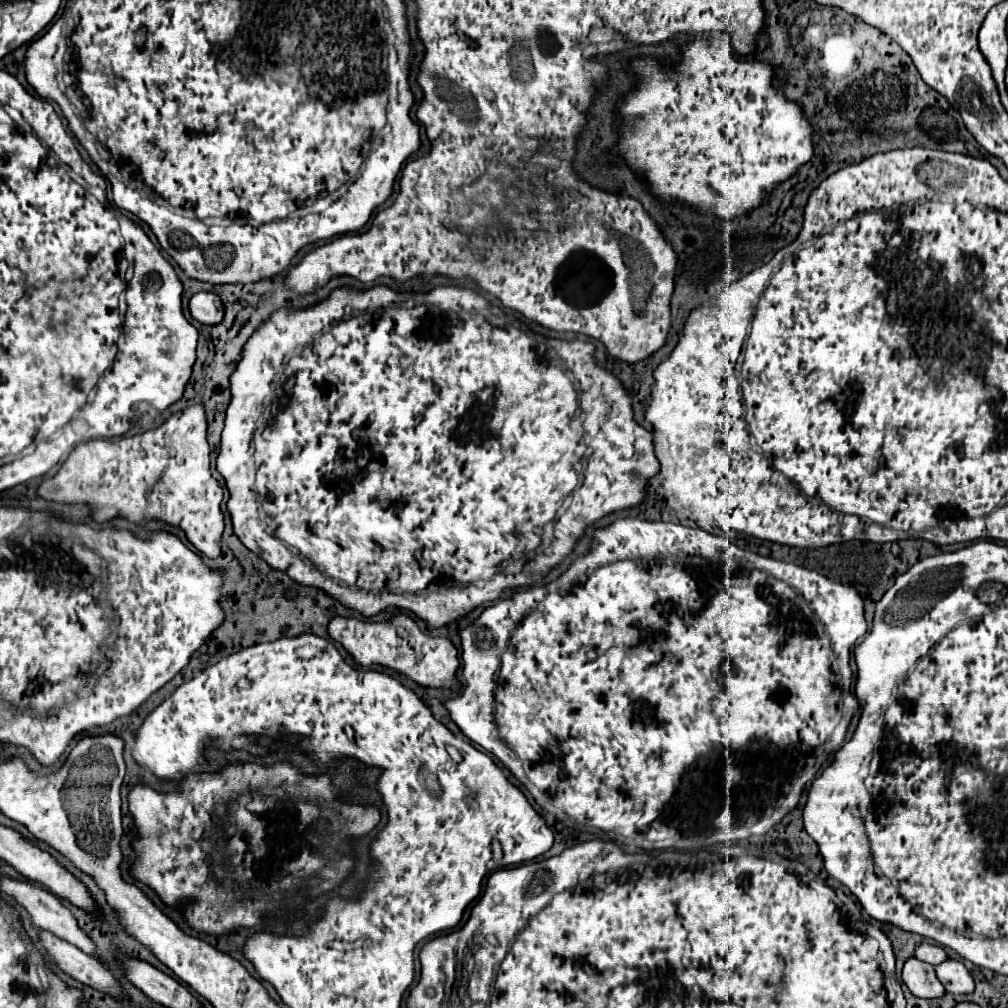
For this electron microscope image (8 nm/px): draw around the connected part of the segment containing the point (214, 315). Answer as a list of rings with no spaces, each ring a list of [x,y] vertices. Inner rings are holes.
[[[196,293],[190,299],[190,313],[200,323],[218,325],[218,321],[224,317],[224,305],[216,293]]]

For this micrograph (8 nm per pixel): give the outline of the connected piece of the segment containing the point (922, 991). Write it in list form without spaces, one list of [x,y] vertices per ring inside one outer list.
[[[916,957],[904,963],[902,981],[910,989],[910,993],[920,999],[938,999],[946,993],[944,985],[938,981],[934,973],[934,967],[918,961]]]

